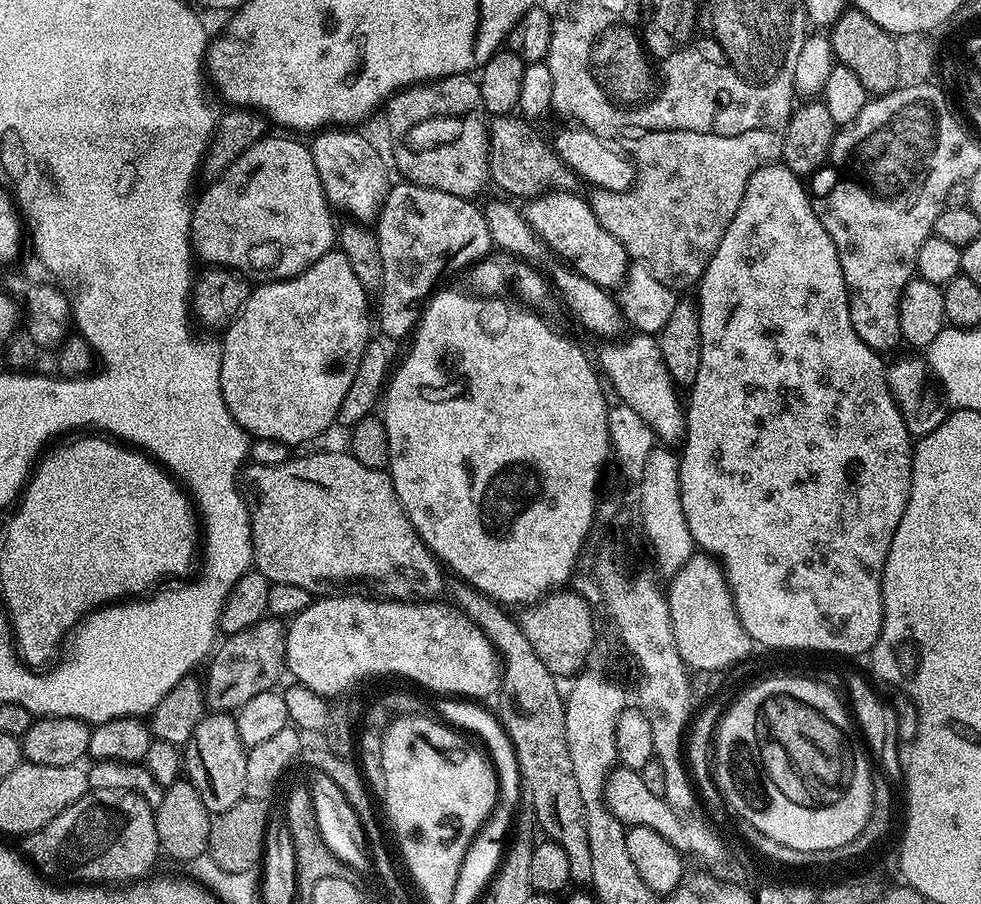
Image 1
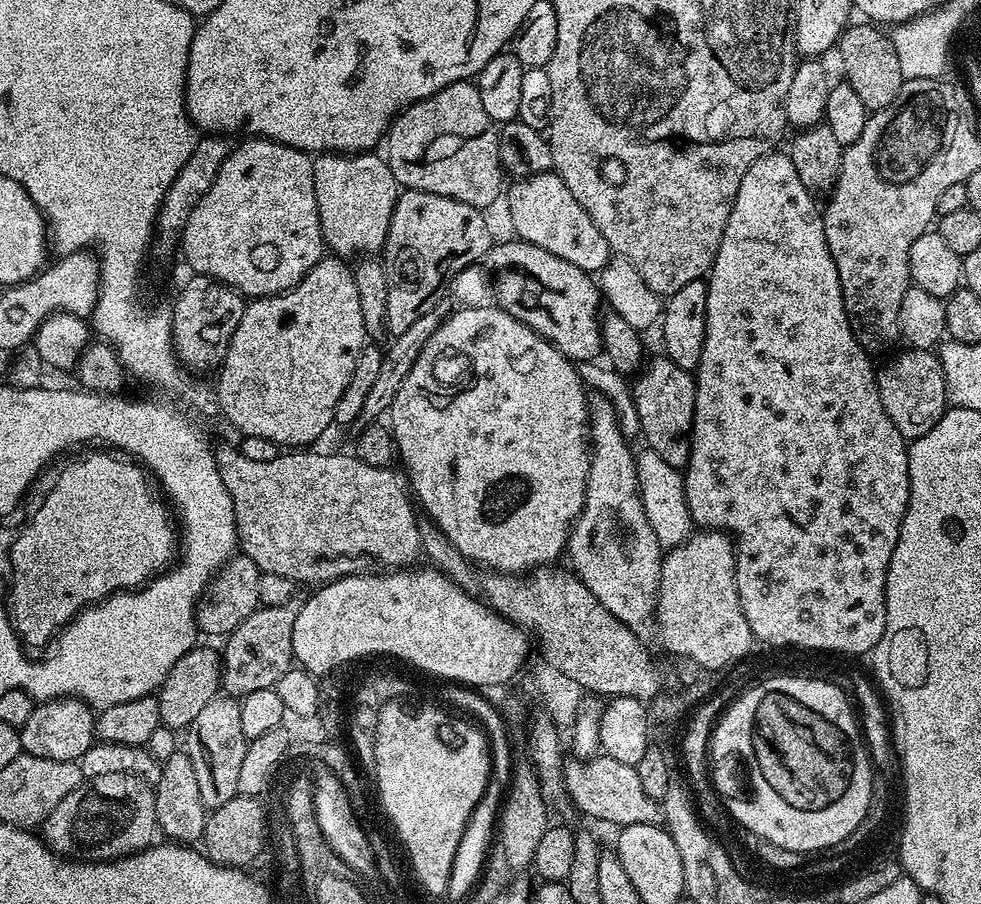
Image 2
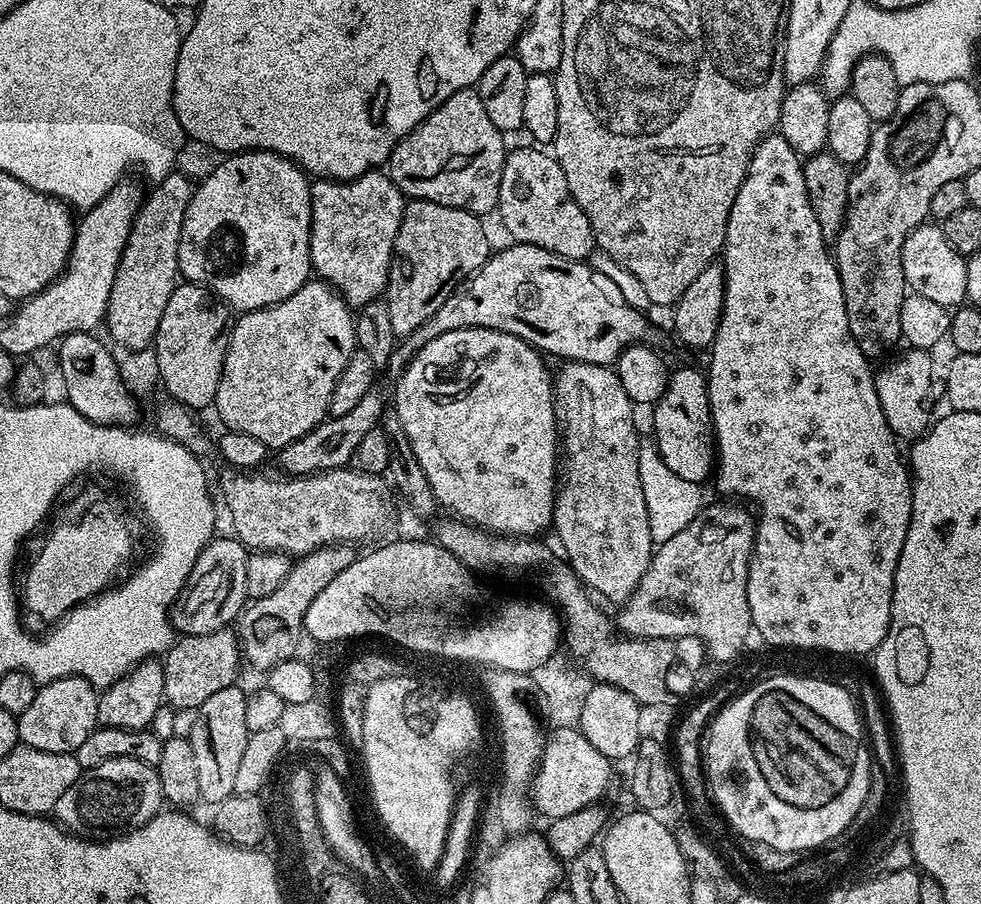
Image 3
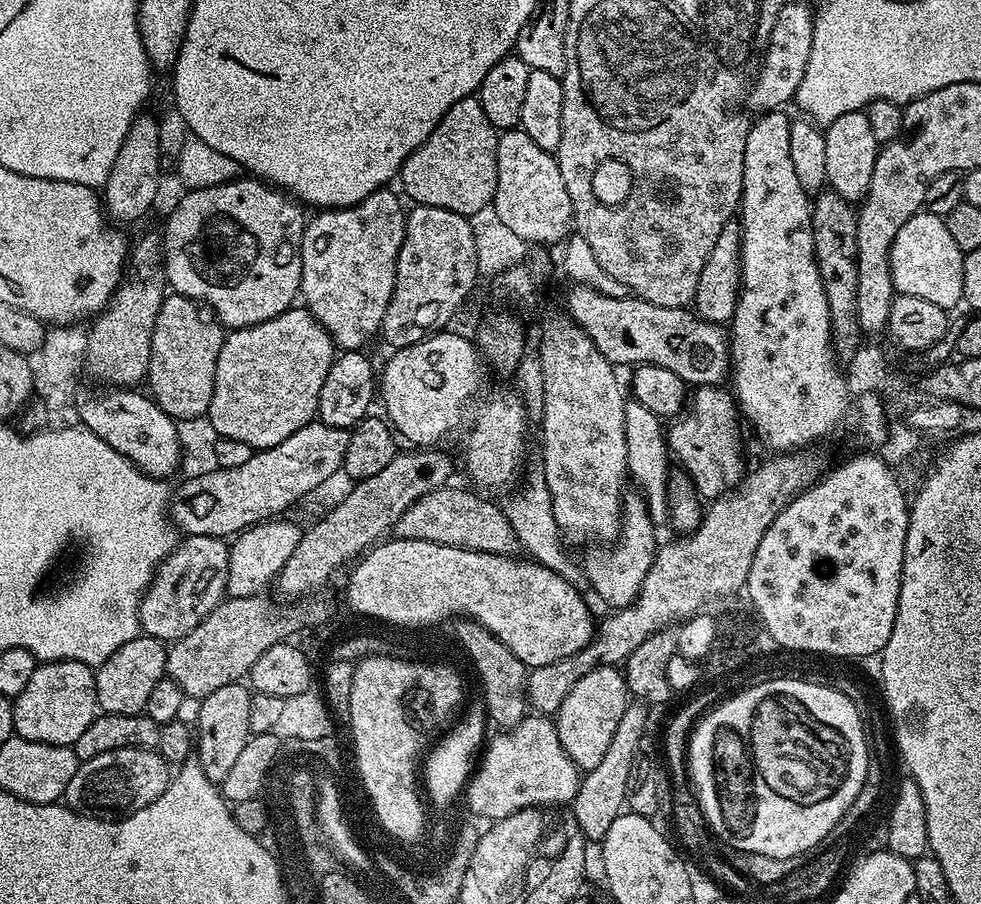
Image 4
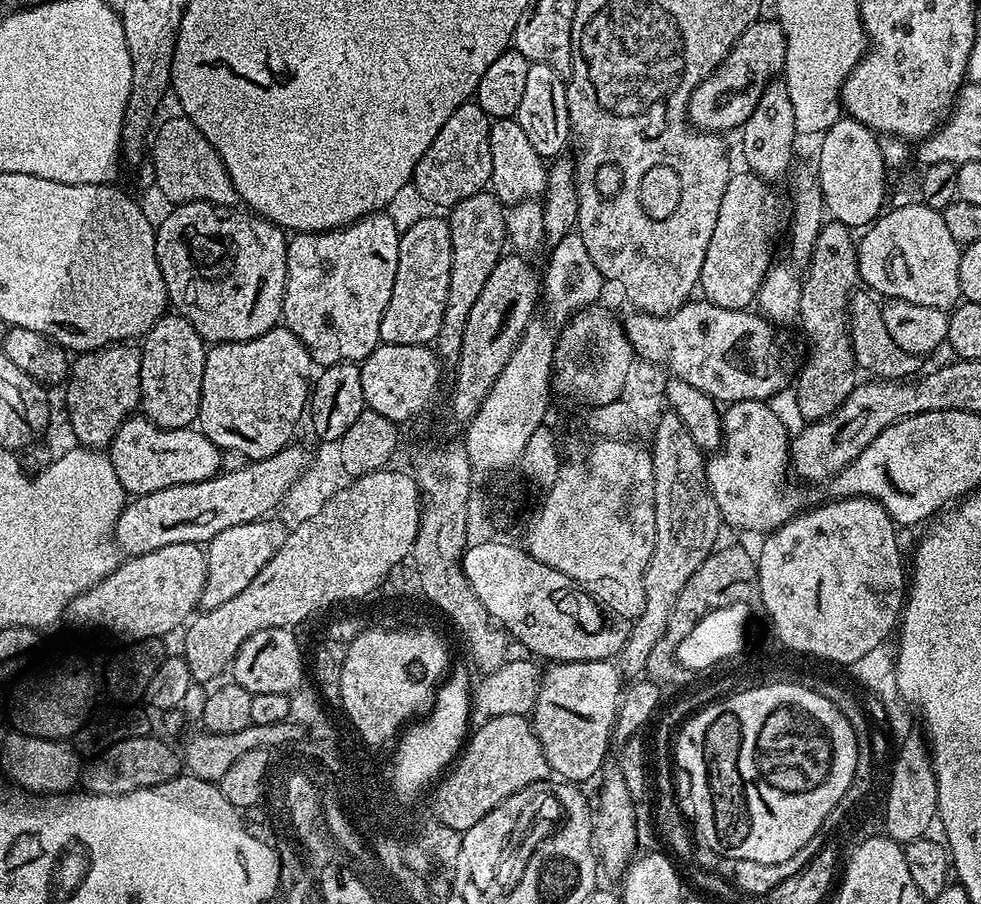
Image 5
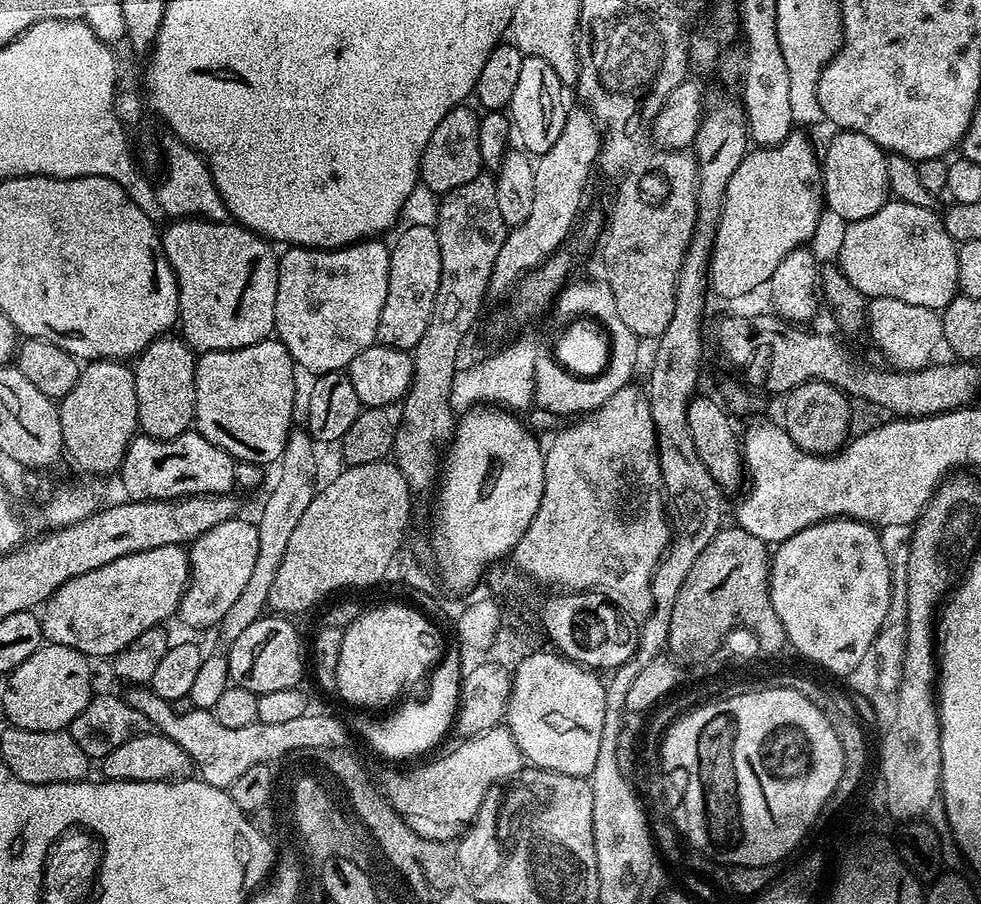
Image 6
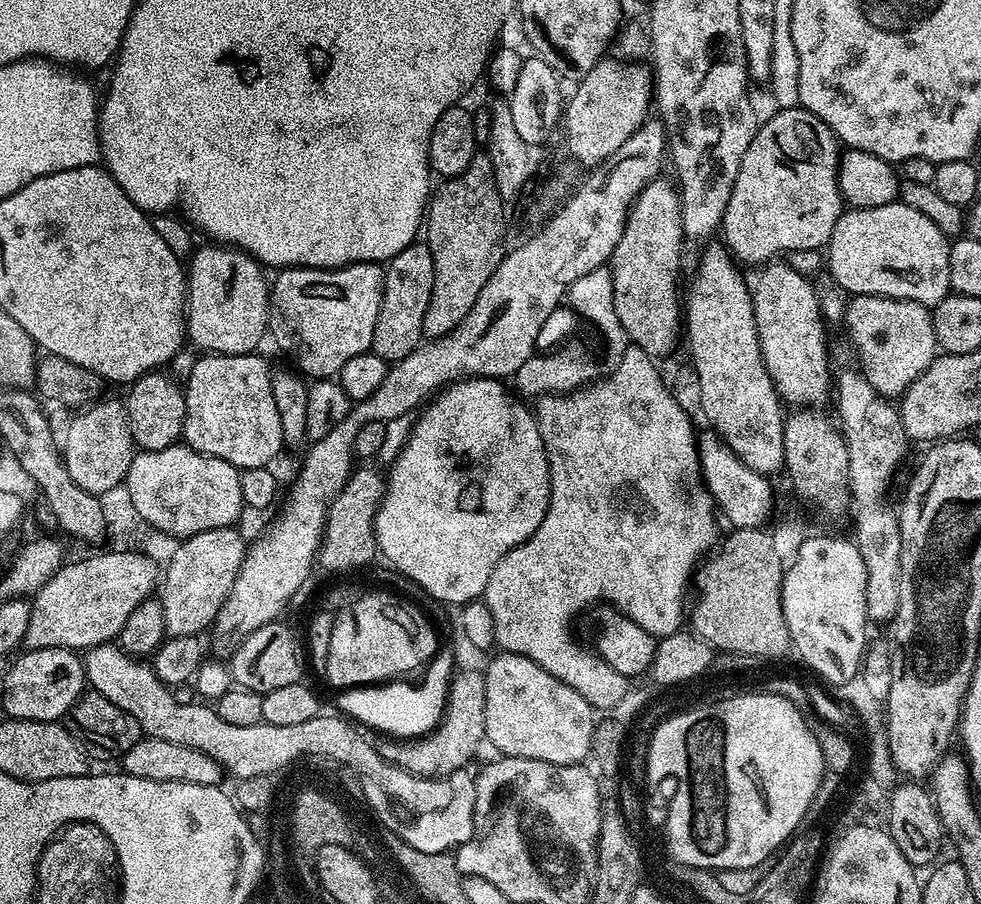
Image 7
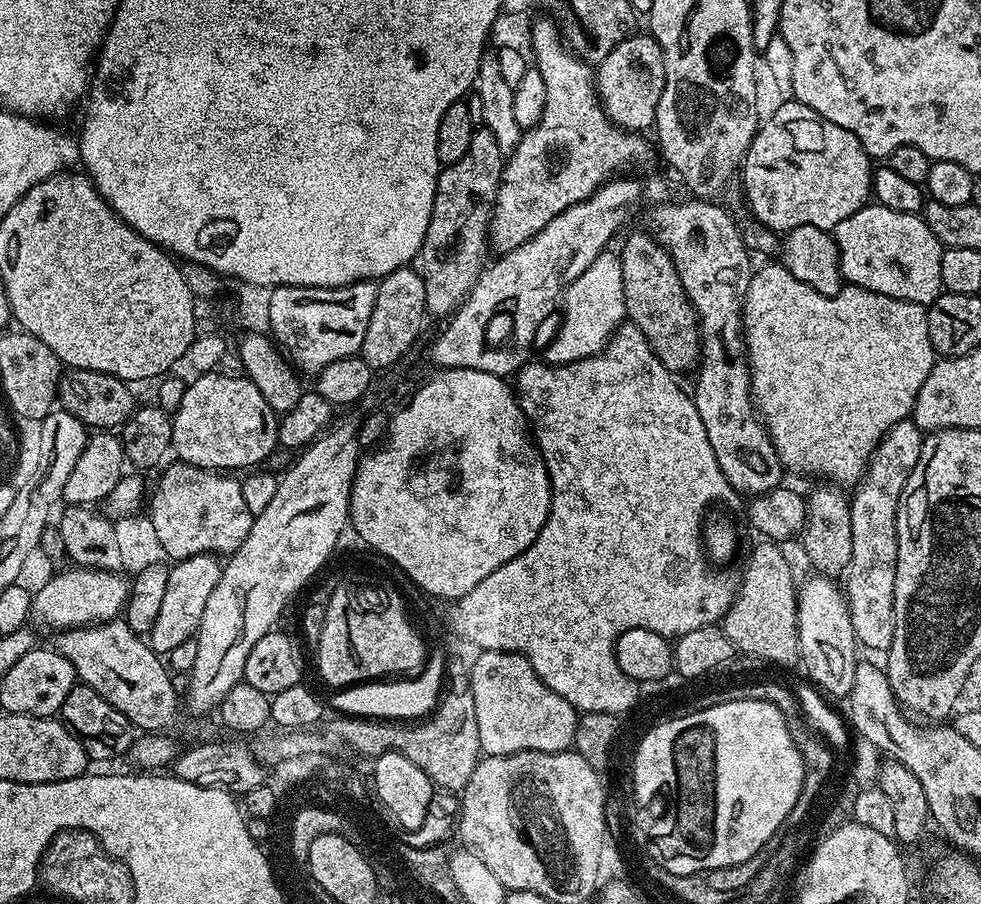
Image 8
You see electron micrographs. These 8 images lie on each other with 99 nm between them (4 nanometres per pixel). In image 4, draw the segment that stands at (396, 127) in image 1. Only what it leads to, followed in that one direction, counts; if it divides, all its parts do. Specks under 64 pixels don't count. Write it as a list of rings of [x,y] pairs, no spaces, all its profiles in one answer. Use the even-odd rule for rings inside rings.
[[[475,95],[462,98],[438,122],[438,126],[406,158],[400,168],[398,184],[404,187],[403,195],[416,204],[438,206],[454,210],[471,218],[496,199],[498,186],[498,129],[486,118]]]

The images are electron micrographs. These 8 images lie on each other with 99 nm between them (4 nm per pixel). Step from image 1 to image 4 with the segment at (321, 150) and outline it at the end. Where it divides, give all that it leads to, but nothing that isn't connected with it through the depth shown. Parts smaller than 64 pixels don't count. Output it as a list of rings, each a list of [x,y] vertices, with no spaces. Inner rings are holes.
[[[381,190],[370,194],[362,202],[358,202],[349,208],[330,208],[320,210],[315,213],[316,217],[309,219],[304,226],[304,233],[300,239],[300,261],[302,262],[302,274],[300,275],[300,296],[302,297],[303,307],[308,309],[308,313],[318,321],[328,332],[328,337],[333,345],[340,350],[360,350],[365,346],[364,343],[376,333],[379,333],[380,323],[386,314],[386,306],[390,306],[390,294],[394,294],[394,278],[396,277],[396,263],[400,247],[404,241],[404,221],[406,219],[406,208],[400,205],[401,197],[392,190]]]

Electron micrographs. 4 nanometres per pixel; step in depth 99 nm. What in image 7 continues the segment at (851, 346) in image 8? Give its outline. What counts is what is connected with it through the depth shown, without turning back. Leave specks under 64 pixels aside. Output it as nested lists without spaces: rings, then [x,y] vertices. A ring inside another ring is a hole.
[[[772,262],[754,280],[752,305],[756,315],[756,329],[760,339],[760,349],[766,370],[776,387],[781,401],[788,406],[816,406],[824,395],[830,392],[830,372],[828,376],[828,340],[824,337],[826,323],[820,314],[817,289],[811,288],[809,277],[791,268],[787,262]],[[852,296],[847,301],[843,323],[860,355],[858,361],[870,386],[885,398],[899,398],[931,366],[938,355],[938,345],[931,311],[913,300],[895,300],[889,296]]]

